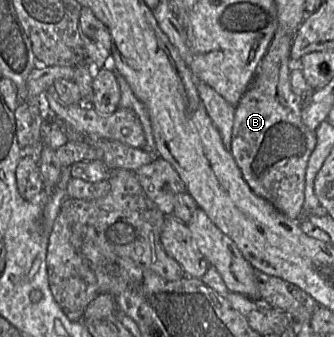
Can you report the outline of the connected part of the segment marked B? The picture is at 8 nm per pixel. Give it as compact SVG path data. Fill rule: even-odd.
M278 30L258 66L256 76L236 106L232 131L231 153L252 191L270 202L290 219L299 219L303 212L305 173L311 153L316 146L314 130L305 125L301 112L303 103L294 94L290 83L290 70L293 66L291 47L293 35Z

